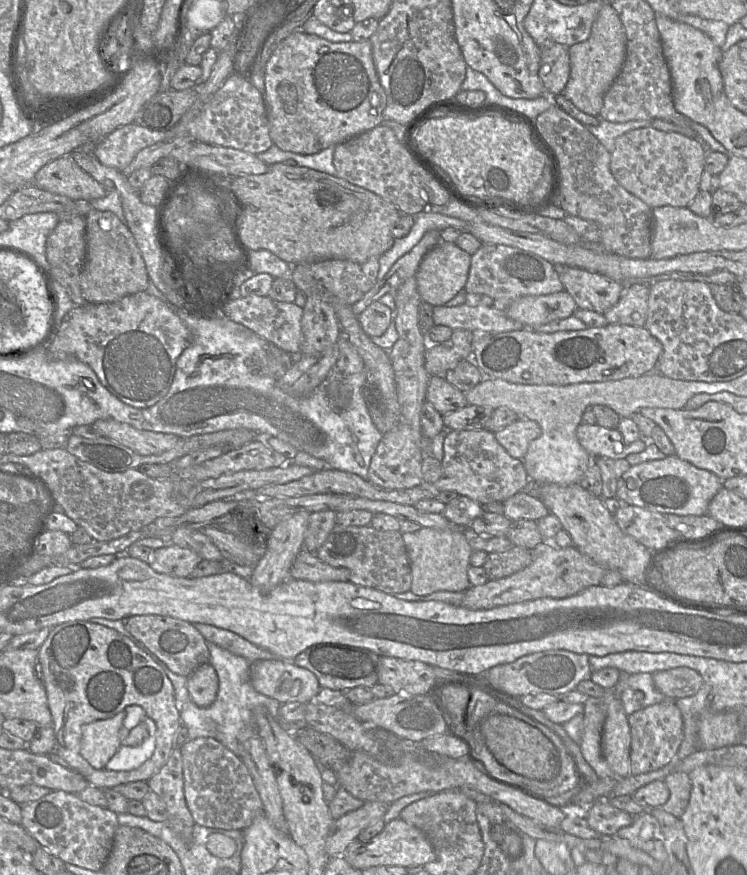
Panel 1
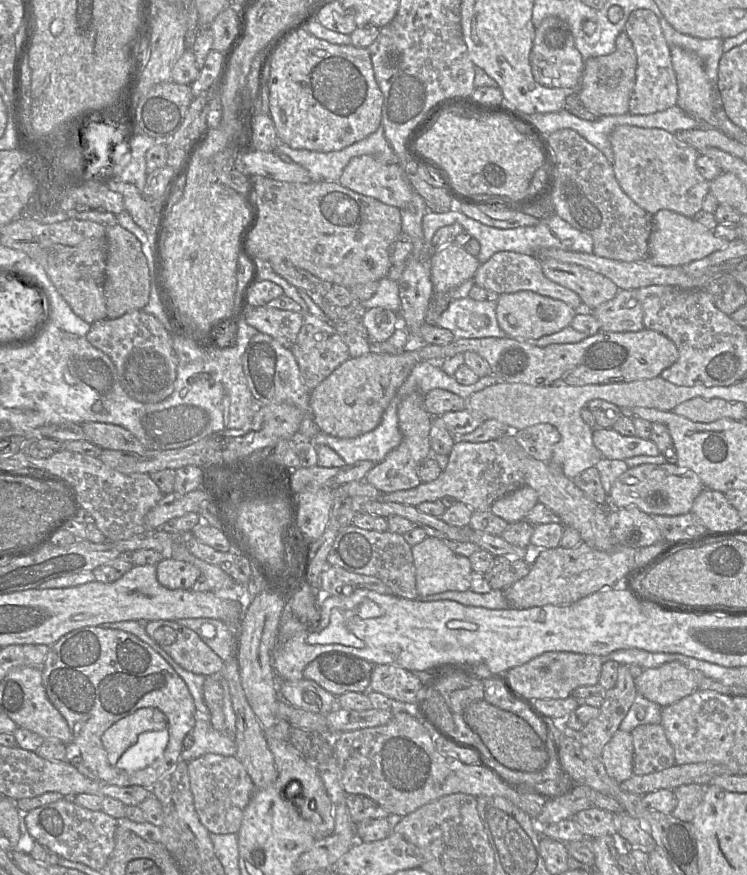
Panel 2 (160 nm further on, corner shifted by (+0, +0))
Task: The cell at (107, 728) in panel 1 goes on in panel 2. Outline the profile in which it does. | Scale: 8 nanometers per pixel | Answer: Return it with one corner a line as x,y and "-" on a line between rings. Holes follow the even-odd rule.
141,708
120,719
101,738
109,763
115,766
122,754
137,742
141,733
159,731
166,727
166,716
157,708

